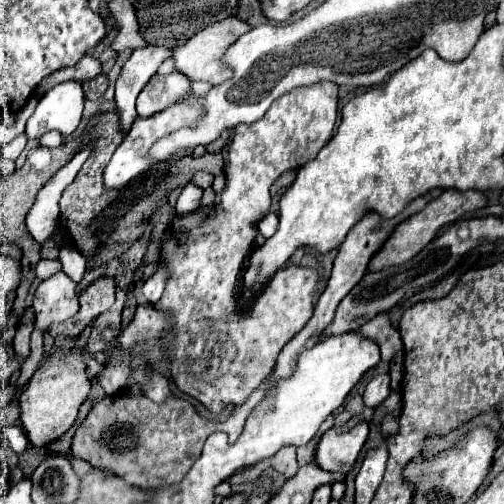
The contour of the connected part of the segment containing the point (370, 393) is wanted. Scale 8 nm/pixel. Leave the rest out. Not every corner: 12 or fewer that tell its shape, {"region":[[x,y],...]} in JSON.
{"region":[[383,373],[373,377],[365,387],[363,401],[372,408],[372,397],[389,396],[390,376]]}

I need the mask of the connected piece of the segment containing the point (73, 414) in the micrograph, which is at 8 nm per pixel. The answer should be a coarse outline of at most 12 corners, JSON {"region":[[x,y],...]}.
{"region":[[83,349],[55,351],[19,397],[35,447],[59,439],[91,391]]}

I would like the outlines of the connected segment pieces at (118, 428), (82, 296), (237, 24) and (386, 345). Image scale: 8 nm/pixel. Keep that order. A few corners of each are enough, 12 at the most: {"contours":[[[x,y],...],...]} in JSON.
{"contours":[[[269,377],[227,420],[121,391],[71,453],[141,489],[185,477],[211,431],[235,443]],[[95,279],[79,294],[79,333],[115,301],[115,281]],[[211,23],[173,51],[175,69],[217,85],[231,77],[221,57],[249,25]],[[387,315],[365,323],[357,333],[375,341],[381,359],[401,351],[401,335]]]}

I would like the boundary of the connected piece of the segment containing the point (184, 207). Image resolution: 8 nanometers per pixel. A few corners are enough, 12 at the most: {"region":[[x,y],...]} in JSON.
{"region":[[189,183],[181,191],[177,213],[189,213],[201,205],[201,187]]}

